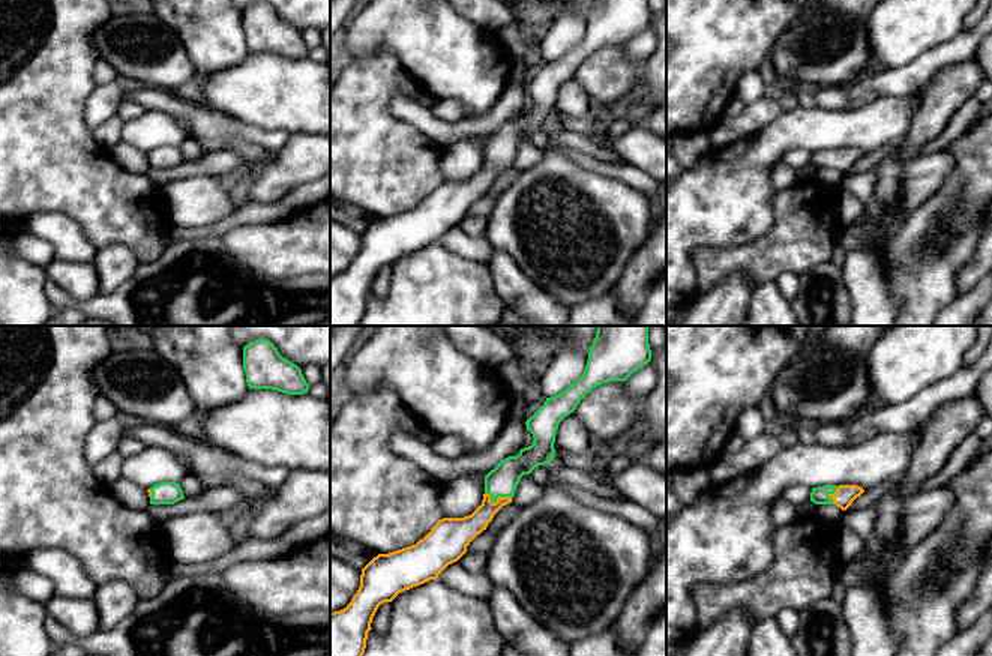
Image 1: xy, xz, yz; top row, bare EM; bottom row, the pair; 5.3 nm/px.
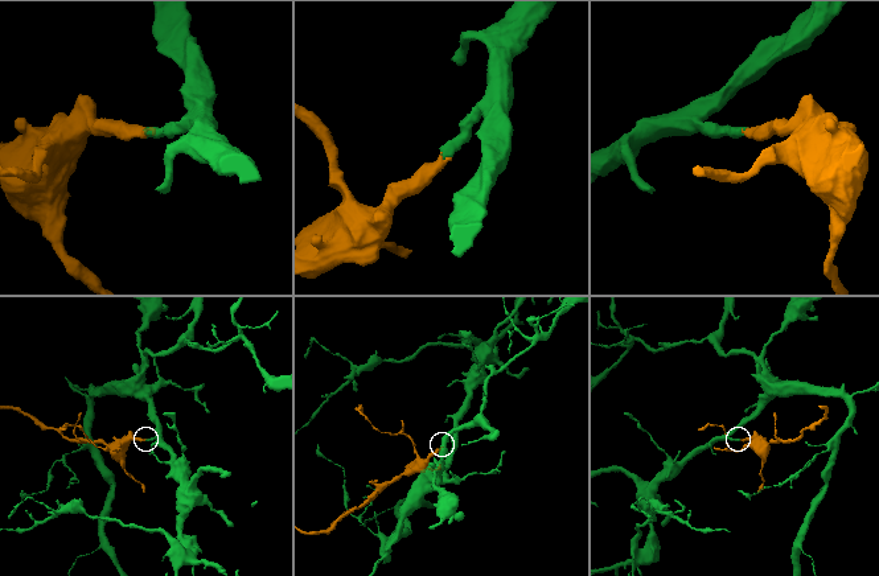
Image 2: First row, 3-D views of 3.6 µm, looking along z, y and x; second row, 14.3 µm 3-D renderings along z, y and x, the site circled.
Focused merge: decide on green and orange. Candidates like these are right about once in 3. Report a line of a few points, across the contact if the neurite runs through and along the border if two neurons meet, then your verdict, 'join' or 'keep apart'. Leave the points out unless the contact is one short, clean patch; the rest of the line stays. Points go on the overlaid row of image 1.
line xz (502, 481), (497, 497), (464, 530); join

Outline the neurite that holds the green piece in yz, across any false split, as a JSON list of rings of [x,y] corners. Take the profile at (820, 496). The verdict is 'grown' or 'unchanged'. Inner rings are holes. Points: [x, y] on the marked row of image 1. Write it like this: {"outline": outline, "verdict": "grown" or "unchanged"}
{"outline": [[[824,485],[812,488],[810,501],[815,504],[836,504],[846,510],[863,492],[864,489],[857,485]]], "verdict": "grown"}

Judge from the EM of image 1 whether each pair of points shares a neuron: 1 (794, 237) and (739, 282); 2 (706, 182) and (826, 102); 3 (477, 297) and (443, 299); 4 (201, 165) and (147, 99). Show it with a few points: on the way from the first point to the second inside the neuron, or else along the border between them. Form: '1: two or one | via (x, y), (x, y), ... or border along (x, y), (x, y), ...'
1: two | border along (754, 285), (745, 273), (731, 272), (713, 287)
2: two | border along (817, 105), (826, 110), (844, 110)
3: one | via (468, 297), (452, 299)
4: two | border along (225, 147), (207, 152)

